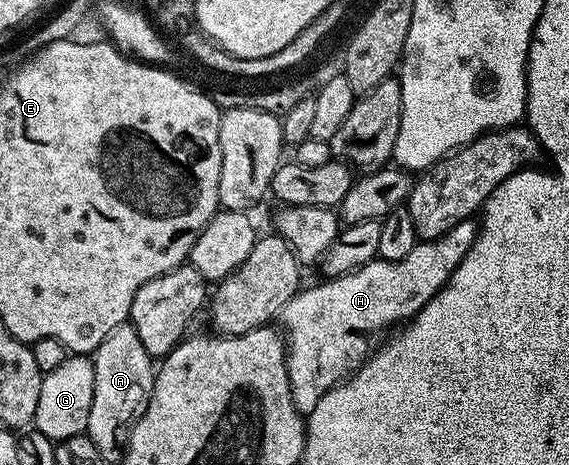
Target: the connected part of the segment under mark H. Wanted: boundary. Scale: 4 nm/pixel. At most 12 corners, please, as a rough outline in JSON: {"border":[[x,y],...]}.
{"border":[[476,220],[400,260],[304,286],[281,322],[293,405],[311,415],[371,338],[412,319]]}

